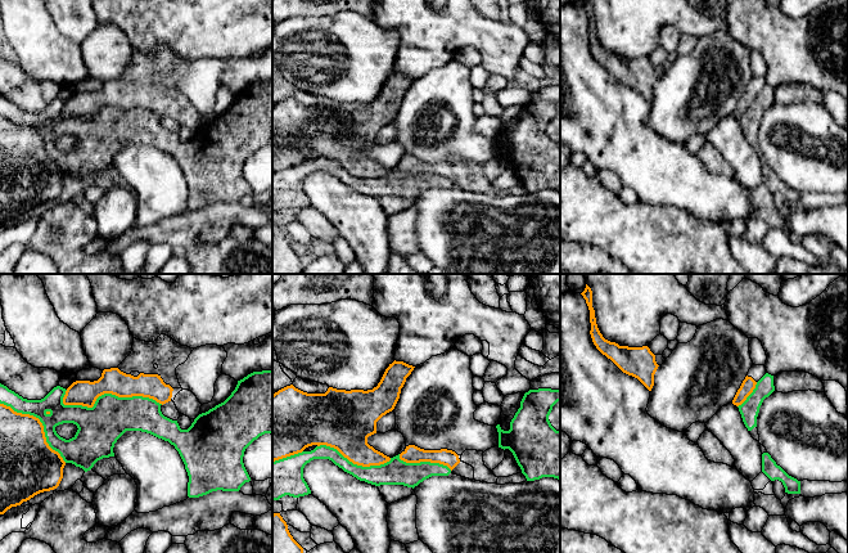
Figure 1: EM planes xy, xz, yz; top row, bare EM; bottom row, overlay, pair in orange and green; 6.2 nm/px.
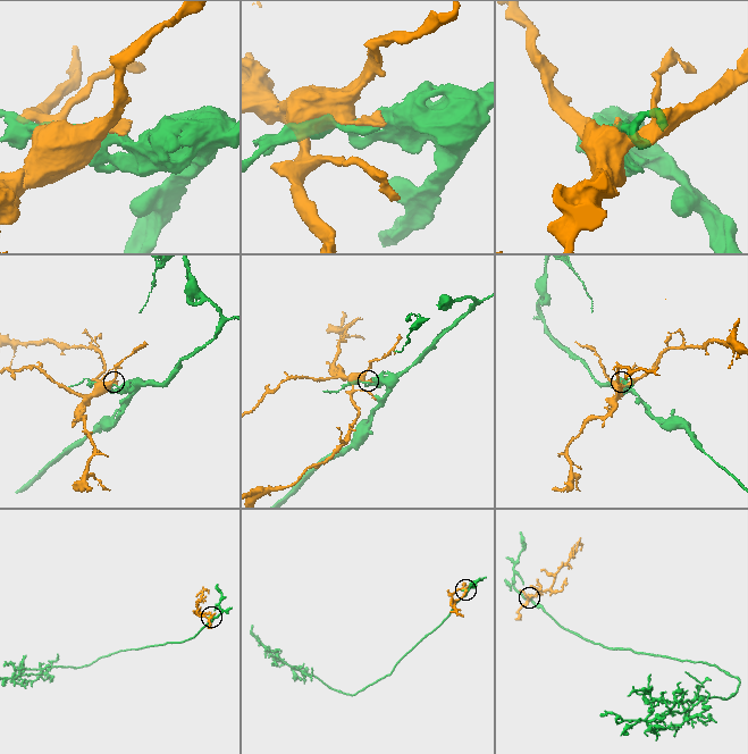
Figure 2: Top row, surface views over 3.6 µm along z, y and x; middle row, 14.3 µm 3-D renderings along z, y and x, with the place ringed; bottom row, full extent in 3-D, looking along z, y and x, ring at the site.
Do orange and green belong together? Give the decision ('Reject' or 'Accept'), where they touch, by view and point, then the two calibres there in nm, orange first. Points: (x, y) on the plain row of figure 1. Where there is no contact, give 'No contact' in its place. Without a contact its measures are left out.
Reject. Touches orange at xy (109, 104). Thickness 160 nm (orange) against 280 nm

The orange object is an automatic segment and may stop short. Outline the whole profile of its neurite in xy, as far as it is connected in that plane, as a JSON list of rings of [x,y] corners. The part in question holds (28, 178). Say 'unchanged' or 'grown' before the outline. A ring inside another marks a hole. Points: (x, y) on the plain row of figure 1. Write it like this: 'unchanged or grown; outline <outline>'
unchanged; outline [[[0,116],[0,226],[35,207],[54,202],[63,190],[66,174],[46,154],[39,130]]]

